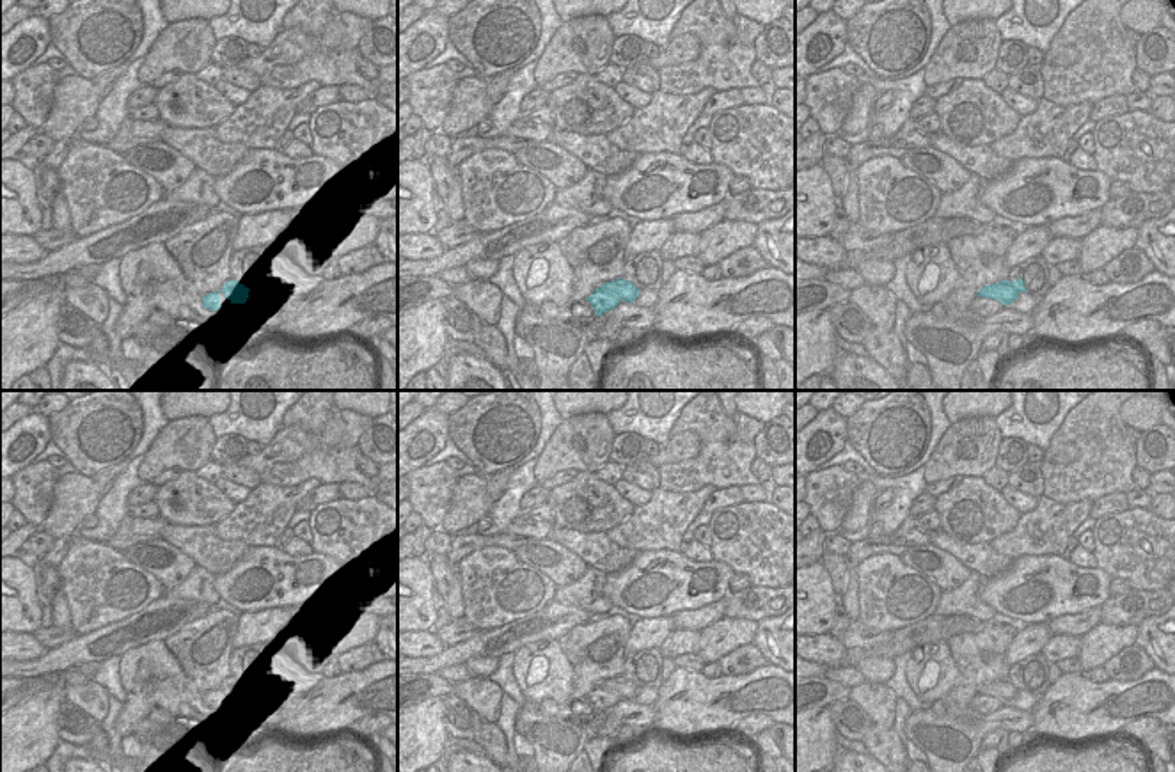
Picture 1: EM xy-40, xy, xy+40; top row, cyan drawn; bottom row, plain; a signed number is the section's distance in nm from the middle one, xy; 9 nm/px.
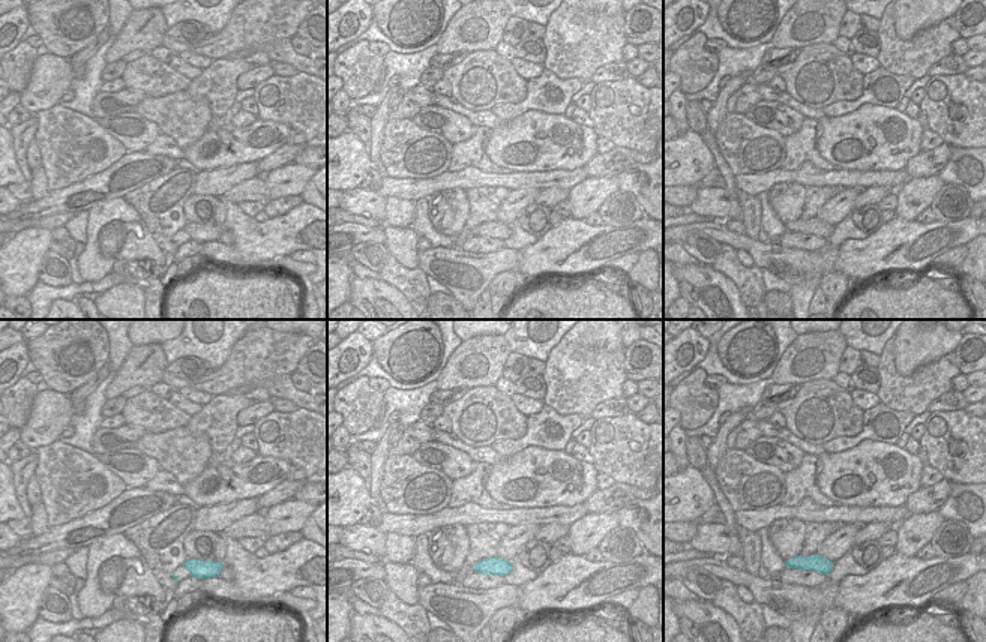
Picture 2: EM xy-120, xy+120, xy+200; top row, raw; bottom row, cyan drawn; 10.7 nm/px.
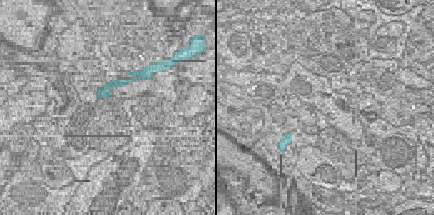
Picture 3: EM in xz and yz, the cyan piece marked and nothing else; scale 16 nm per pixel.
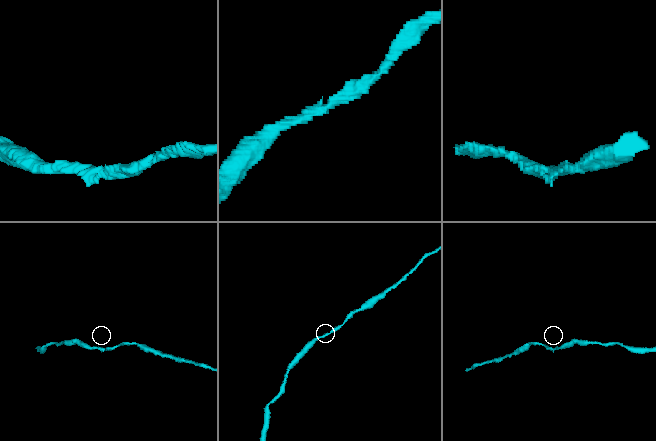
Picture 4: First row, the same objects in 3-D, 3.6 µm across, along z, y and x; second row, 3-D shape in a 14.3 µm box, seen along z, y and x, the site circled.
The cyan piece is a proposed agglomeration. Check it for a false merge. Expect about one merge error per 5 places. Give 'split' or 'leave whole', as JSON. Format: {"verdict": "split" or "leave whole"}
{"verdict": "leave whole"}

